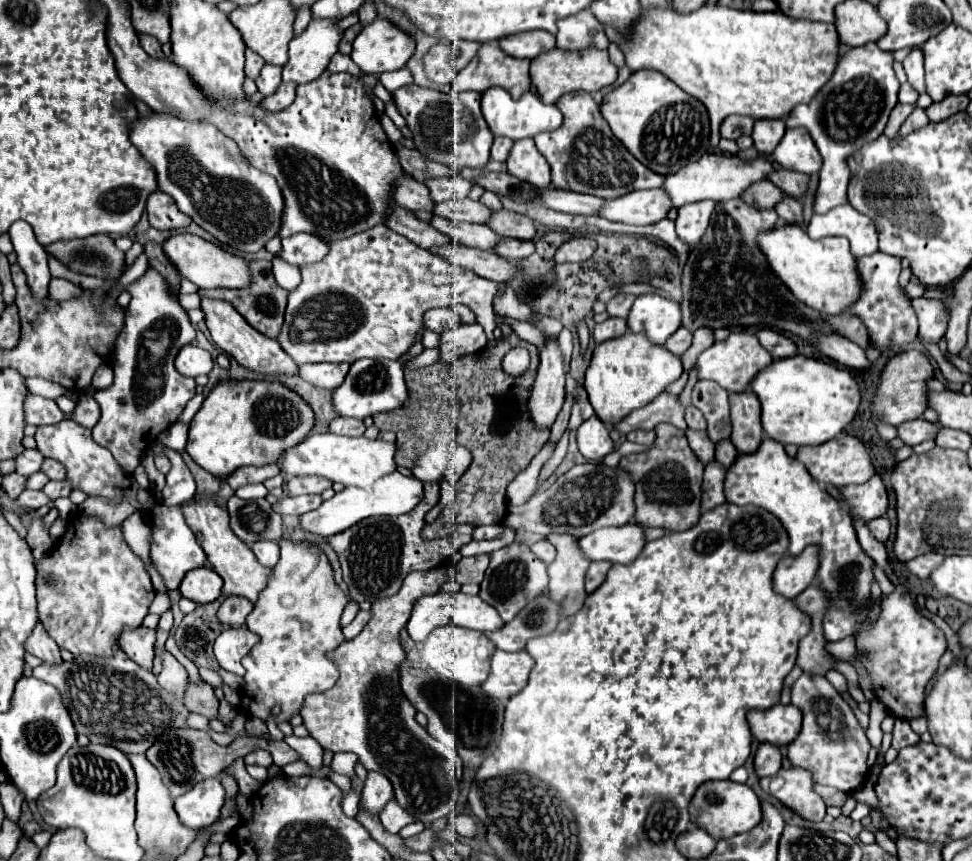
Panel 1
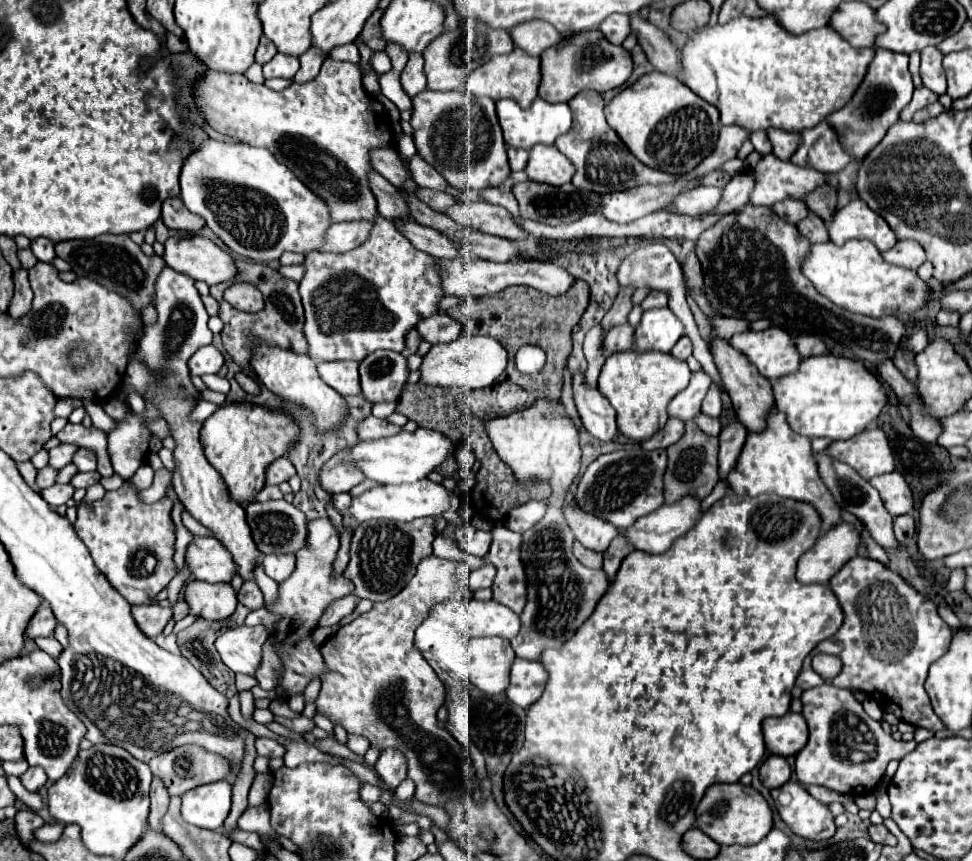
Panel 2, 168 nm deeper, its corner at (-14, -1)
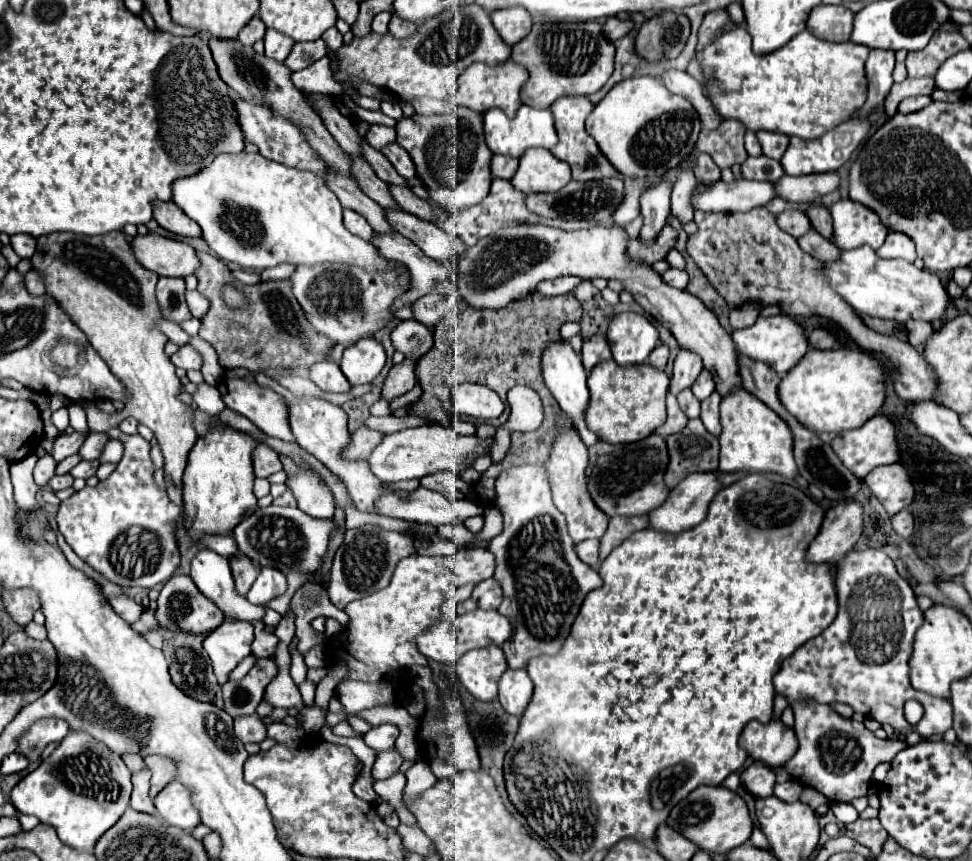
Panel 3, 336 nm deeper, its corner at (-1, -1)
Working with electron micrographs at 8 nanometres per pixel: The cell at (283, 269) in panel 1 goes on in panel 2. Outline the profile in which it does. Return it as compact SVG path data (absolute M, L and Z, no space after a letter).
M291 265L291 267L279 267L277 269L283 277L287 277L287 279L293 279L293 281L299 281L301 277L303 277L303 265Z

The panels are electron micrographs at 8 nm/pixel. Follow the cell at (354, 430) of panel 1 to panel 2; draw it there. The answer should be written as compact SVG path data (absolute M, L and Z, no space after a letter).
M369 415L363 423L359 423L359 439L365 441L365 439L381 439L381 437L391 437L391 435L397 435L403 427L399 425L393 425L389 423L387 419L377 419L373 415Z

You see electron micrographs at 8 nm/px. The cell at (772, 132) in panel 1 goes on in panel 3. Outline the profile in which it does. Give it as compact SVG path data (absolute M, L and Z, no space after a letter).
M760 131L756 133L760 145L762 145L762 153L766 157L772 159L780 159L788 147L788 137L782 133L768 133L768 131Z

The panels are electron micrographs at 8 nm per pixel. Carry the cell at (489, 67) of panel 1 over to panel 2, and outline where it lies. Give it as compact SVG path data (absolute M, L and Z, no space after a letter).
M515 49L509 55L495 55L483 67L477 67L475 71L471 71L471 75L467 79L467 91L473 97L491 97L493 101L509 97L509 99L515 99L519 103L519 107L527 109L533 103L533 99L537 97L539 81L541 81L539 59L527 55L525 51Z

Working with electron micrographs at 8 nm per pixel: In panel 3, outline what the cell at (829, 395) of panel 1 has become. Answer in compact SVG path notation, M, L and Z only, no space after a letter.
M810 349L798 365L794 365L778 385L778 399L790 415L810 431L850 431L862 427L878 413L886 397L882 367L864 351L858 349Z

